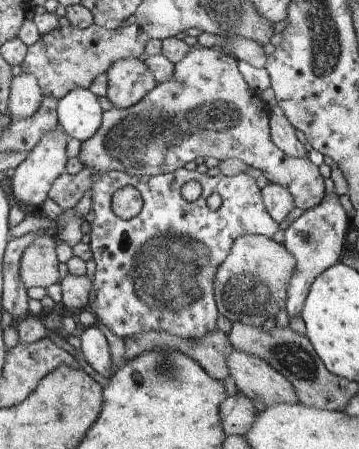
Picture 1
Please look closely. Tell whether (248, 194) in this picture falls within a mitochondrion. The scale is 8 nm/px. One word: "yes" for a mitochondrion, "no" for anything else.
no

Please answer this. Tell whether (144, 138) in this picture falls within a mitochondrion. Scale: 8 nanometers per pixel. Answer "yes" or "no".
yes

